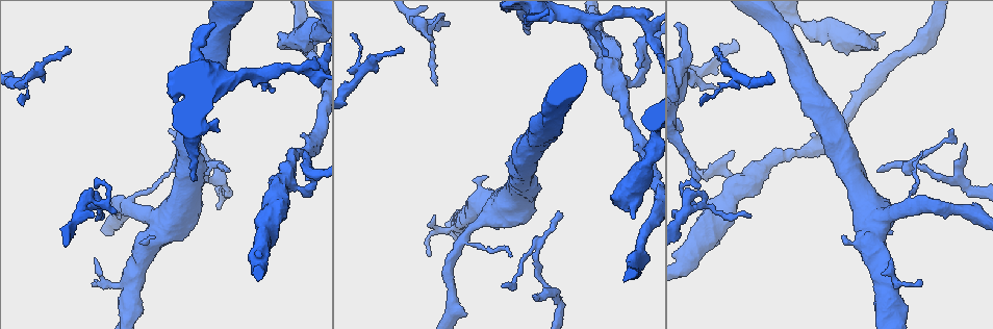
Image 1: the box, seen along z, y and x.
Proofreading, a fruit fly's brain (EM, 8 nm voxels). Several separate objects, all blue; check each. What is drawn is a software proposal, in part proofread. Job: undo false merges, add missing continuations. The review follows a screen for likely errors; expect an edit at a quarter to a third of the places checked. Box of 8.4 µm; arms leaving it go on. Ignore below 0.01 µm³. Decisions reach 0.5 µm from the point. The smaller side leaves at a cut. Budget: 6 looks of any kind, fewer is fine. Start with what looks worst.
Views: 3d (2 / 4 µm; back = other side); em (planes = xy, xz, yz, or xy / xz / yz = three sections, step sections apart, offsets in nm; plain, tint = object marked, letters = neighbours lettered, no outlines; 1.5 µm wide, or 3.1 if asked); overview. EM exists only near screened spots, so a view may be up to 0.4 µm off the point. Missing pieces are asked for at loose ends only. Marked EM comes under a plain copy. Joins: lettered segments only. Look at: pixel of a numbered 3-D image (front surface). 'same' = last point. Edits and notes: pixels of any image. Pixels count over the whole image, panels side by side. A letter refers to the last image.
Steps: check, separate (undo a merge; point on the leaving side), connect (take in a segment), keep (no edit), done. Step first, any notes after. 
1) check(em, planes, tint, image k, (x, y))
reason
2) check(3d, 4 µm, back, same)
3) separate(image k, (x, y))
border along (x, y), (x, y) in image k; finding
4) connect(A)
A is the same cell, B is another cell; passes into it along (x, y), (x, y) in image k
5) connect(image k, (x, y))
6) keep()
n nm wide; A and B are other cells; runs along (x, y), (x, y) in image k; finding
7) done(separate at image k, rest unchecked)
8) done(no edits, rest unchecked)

check(3d, 4 µm, back, image 1, (223, 171))

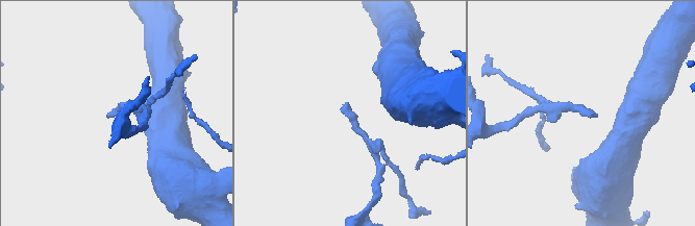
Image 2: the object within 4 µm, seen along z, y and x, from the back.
check(em, planes, letters, image 2, (597, 115))

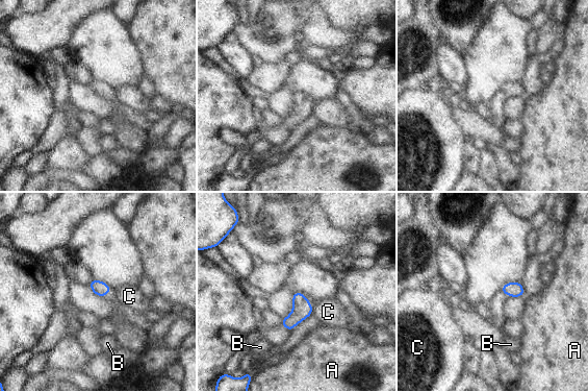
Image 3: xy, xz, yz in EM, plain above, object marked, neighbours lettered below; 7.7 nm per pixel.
keep()
A, B and C are other cells; none of them fits

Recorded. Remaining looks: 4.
check(em, planes, letters, image 1, (352, 34))
free end

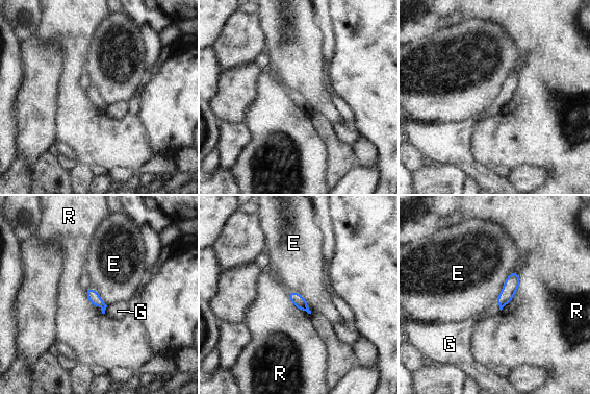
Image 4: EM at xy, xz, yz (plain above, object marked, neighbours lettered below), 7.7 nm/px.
keep()
90 nm wide; E, G and R are other cells; border along (514, 271), (506, 279), (495, 301) in image 4; none of them fits

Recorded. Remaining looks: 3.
check(3d, 2 µm, back, image 1, (686, 209))
sharp bend

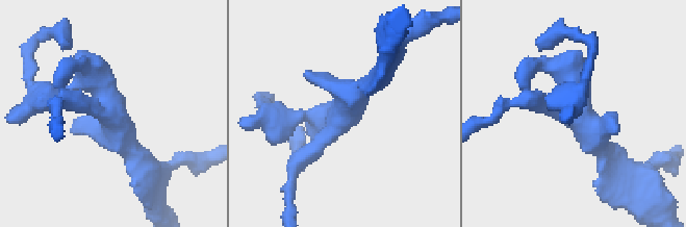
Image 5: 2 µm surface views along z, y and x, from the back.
check(em, xy, step 4, letters, image 5, (581, 117))
shape alone is not enough

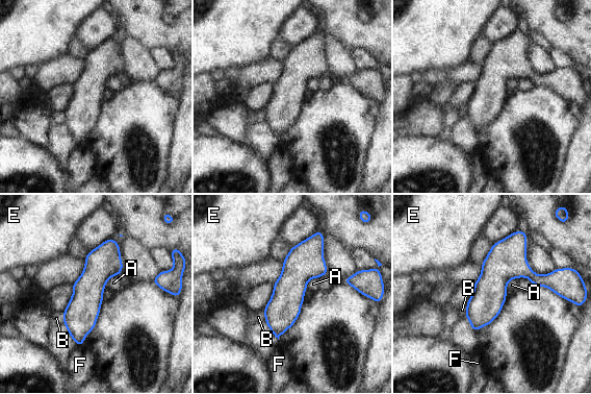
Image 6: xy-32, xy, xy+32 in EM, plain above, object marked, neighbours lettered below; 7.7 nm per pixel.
check(em, planes, letters, same)

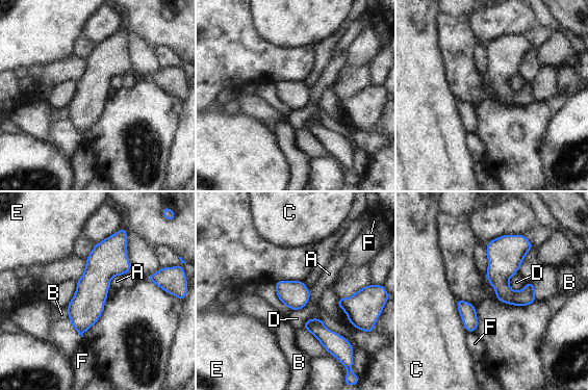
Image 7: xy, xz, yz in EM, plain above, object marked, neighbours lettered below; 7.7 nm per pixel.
keep()
A, B, C, D, E and F are other cells; runs along (108, 245), (82, 314), (80, 331) in image 7; continuous, no second neuron

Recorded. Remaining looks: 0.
done(no edits, rest unchecked)

